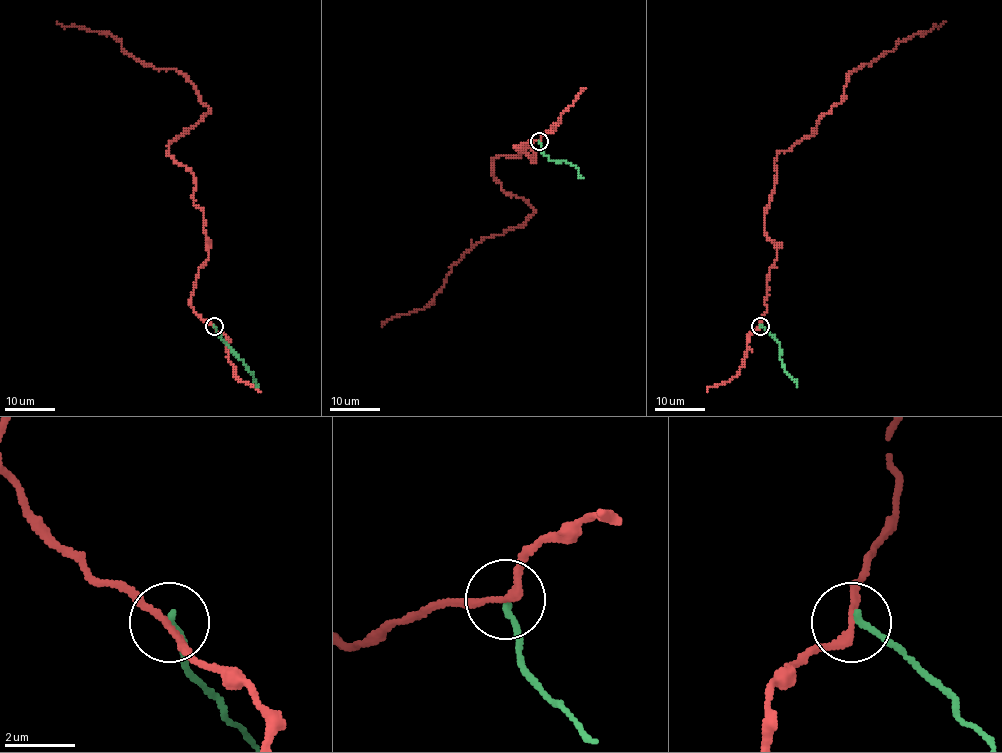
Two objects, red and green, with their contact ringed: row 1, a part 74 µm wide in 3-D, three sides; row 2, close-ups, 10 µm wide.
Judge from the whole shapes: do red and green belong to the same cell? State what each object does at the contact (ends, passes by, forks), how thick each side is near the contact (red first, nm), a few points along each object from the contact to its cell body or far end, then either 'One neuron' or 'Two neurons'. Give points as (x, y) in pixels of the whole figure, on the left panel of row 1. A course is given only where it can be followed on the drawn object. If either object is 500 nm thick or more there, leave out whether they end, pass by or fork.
At the ring red passes by. At the ring green ends. Thickness 190 nm (red) against 170 nm. Course of red: (214, 326), (189, 302), (209, 253), (194, 175), (168, 154), (209, 108), (177, 69), (57, 21). Course of green: (214, 326), (215, 333), (249, 370), (257, 387). Two neurons

